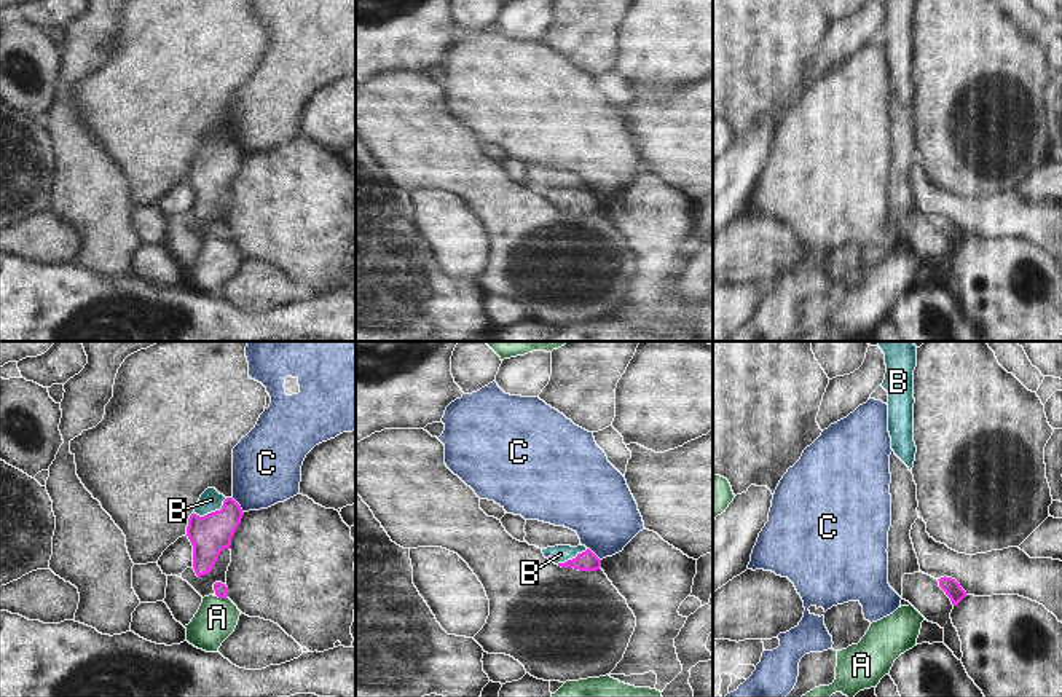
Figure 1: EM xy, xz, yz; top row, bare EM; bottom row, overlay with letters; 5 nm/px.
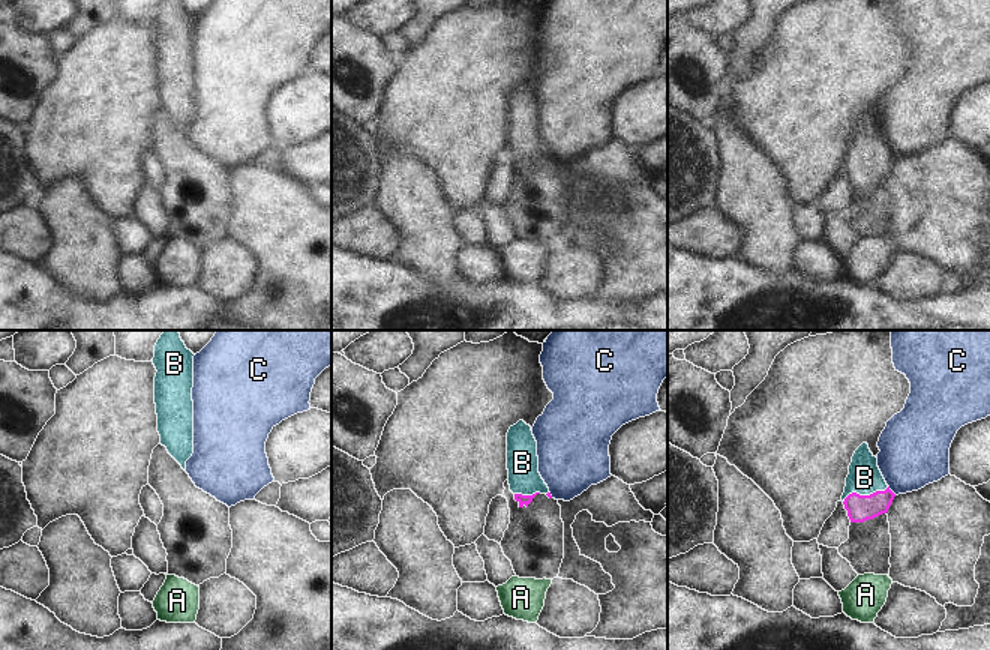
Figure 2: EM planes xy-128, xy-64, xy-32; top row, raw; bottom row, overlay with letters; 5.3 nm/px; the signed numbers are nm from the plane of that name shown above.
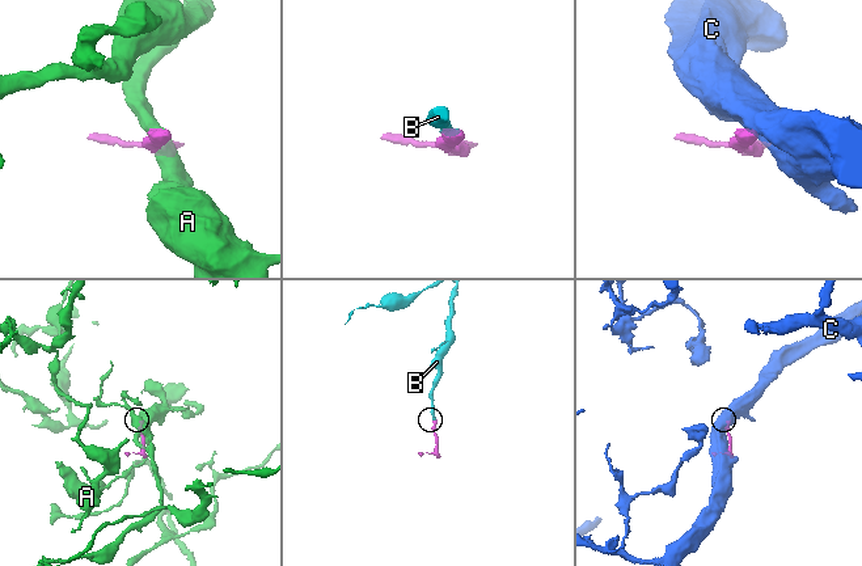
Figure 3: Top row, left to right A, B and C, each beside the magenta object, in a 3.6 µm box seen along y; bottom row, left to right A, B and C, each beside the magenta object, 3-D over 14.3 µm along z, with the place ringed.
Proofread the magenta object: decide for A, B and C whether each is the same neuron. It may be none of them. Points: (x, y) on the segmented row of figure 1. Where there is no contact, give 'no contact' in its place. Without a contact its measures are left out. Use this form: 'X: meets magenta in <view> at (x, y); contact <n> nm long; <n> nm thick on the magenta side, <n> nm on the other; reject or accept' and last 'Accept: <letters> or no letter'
A: meets magenta in xy at (222, 597); contact 60 nm long; 70 nm thick on the magenta side, 200 nm on the other; reject
B: meets magenta in xy at (212, 512); contact 190 nm long; 200 nm thick on the magenta side, 110 nm on the other; accept
C: meets magenta in xy at (238, 504); contact 110 nm long; 200 nm thick on the magenta side, 360 nm on the other; reject
Accept: B

